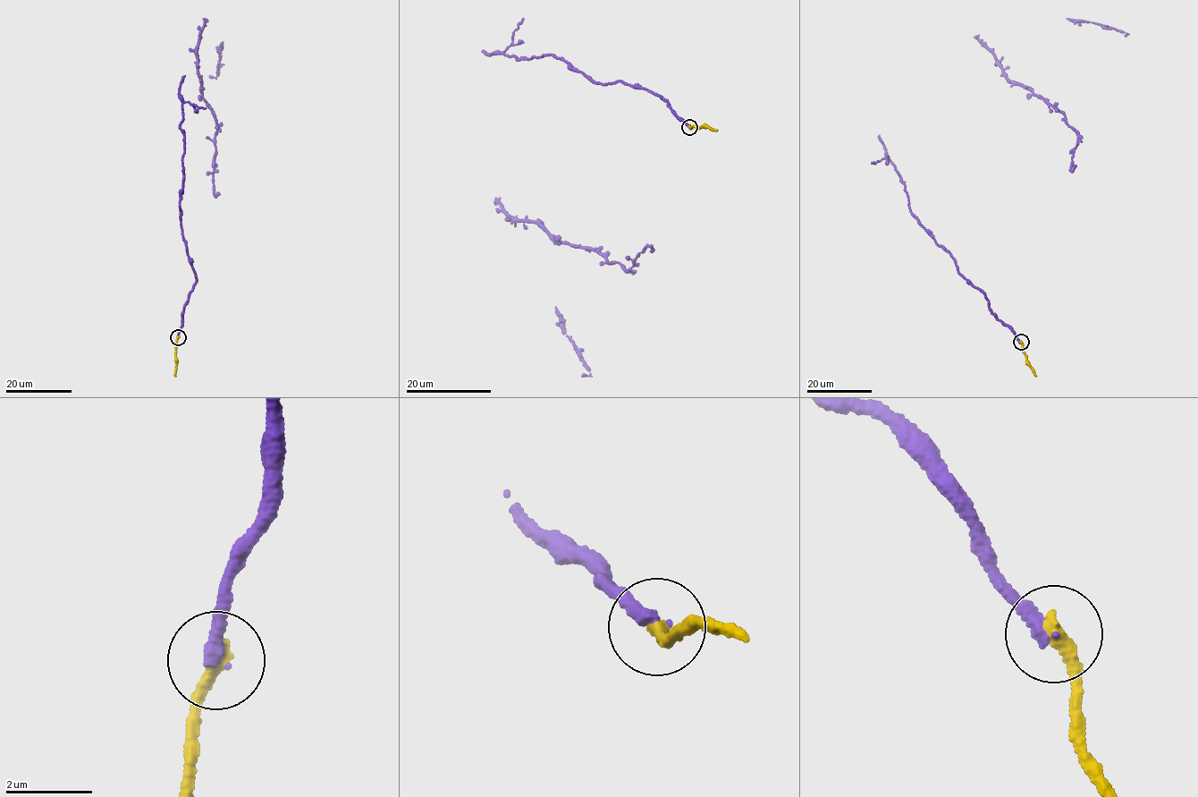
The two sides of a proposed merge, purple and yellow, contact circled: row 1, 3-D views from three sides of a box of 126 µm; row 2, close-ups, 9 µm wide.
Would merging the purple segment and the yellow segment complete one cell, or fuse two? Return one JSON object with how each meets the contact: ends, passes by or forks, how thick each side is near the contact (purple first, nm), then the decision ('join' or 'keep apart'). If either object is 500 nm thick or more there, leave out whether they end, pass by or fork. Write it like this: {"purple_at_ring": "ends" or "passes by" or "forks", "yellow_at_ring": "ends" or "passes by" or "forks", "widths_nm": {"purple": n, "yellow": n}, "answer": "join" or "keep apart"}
{"purple_at_ring": "ends", "yellow_at_ring": "ends", "widths_nm": {"purple": 340, "yellow": 360}, "answer": "join"}

